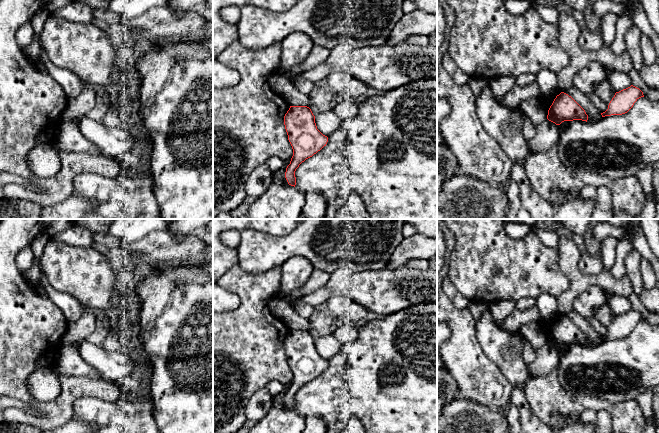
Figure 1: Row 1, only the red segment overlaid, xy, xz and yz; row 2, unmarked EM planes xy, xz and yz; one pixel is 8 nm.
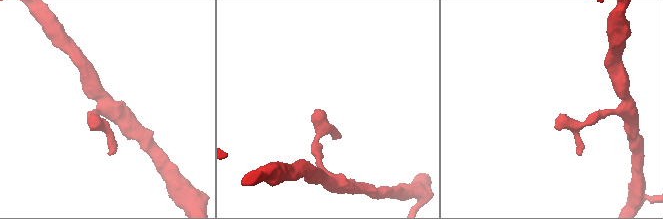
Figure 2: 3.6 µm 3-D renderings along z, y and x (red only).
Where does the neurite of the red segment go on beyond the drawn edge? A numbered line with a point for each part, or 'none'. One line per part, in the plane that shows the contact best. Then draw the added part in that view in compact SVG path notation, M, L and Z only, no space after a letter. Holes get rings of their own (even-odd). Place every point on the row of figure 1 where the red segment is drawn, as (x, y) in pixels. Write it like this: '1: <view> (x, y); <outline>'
none

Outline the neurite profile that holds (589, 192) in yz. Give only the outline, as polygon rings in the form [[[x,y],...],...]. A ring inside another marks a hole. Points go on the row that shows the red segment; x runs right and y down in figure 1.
[[[585,186],[581,191],[580,191],[580,197],[582,199],[586,200],[595,200],[597,197],[597,188],[595,186]]]

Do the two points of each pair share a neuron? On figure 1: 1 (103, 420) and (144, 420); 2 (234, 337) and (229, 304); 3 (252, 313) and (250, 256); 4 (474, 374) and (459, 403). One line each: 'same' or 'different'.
1: same
2: different
3: different
4: different

